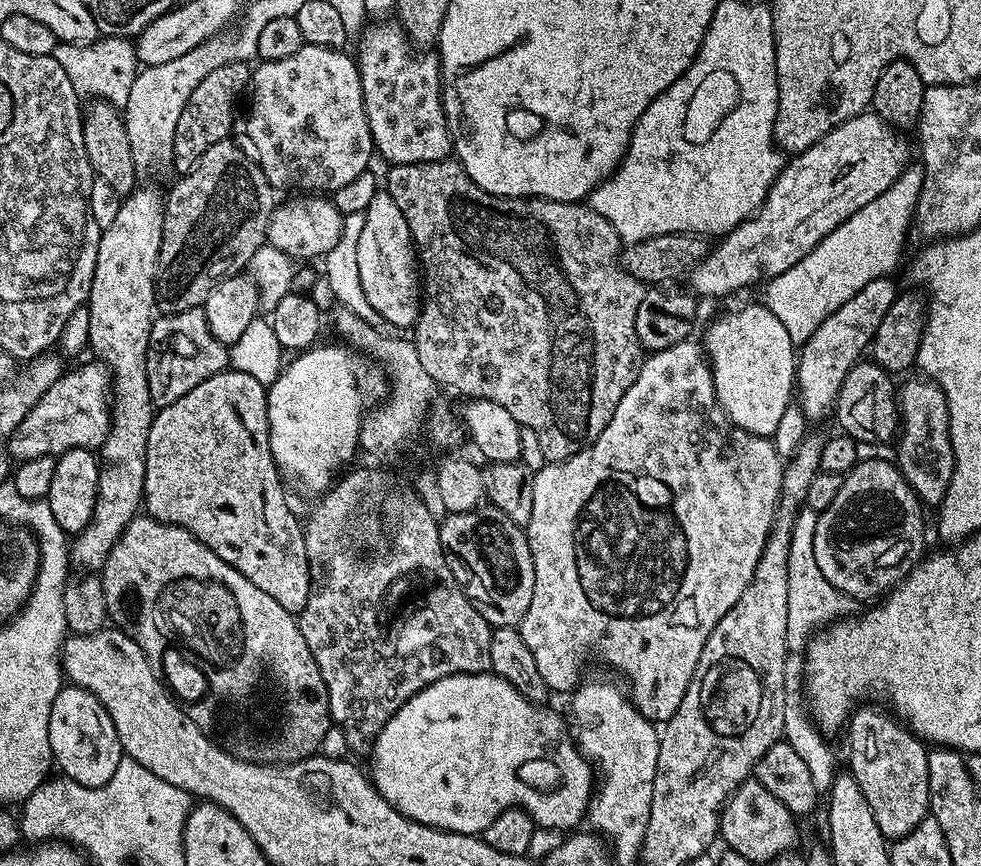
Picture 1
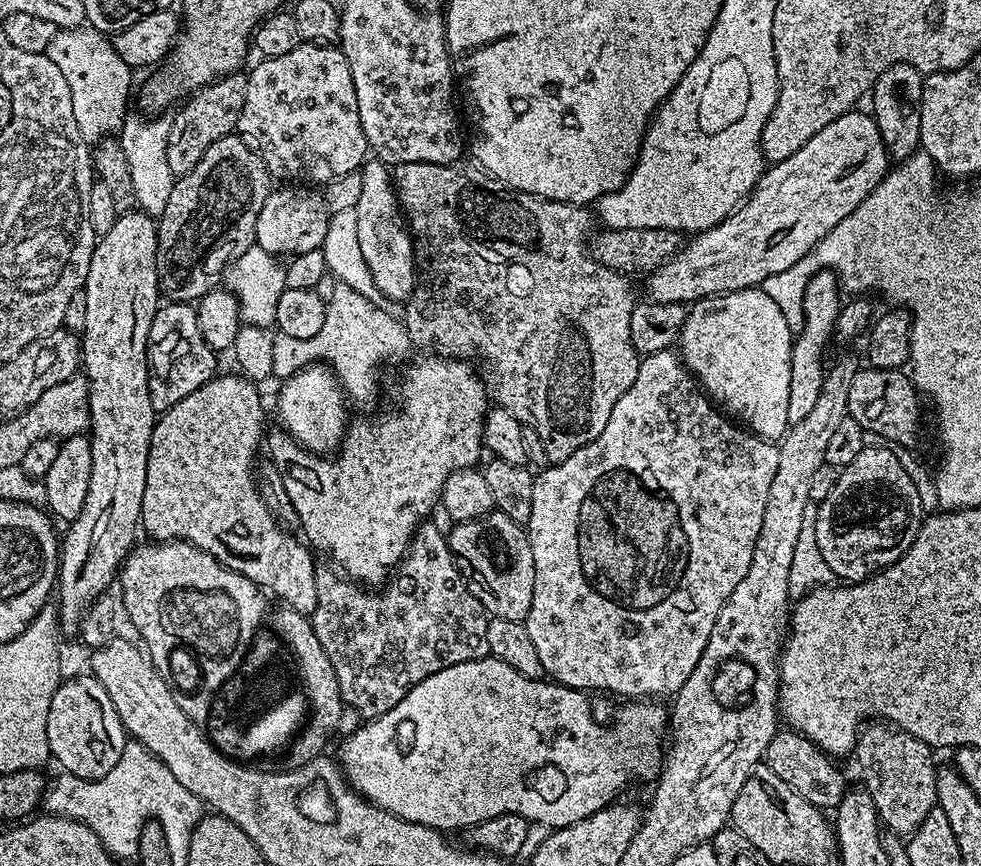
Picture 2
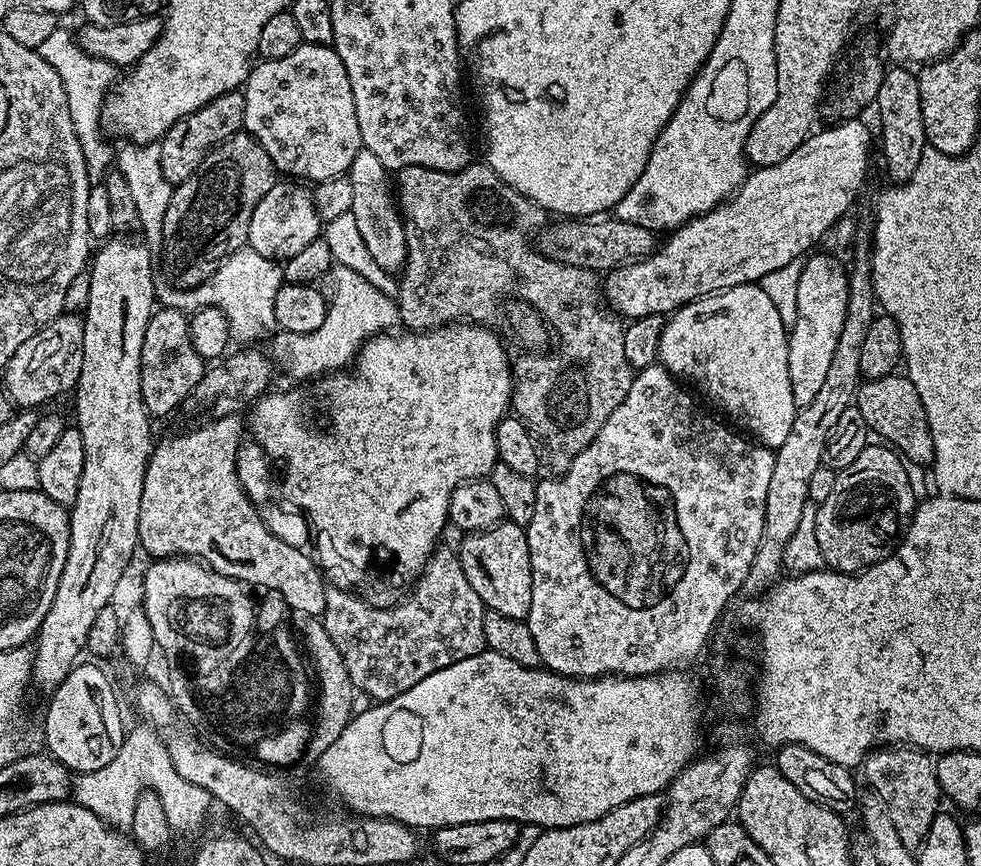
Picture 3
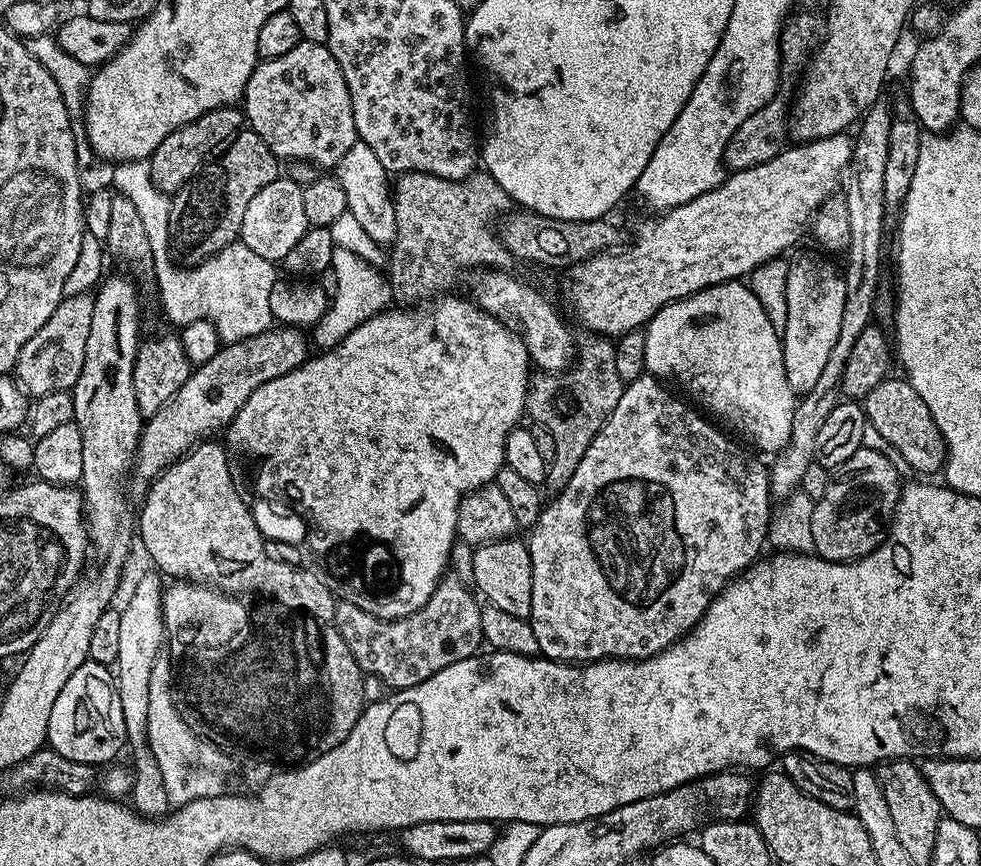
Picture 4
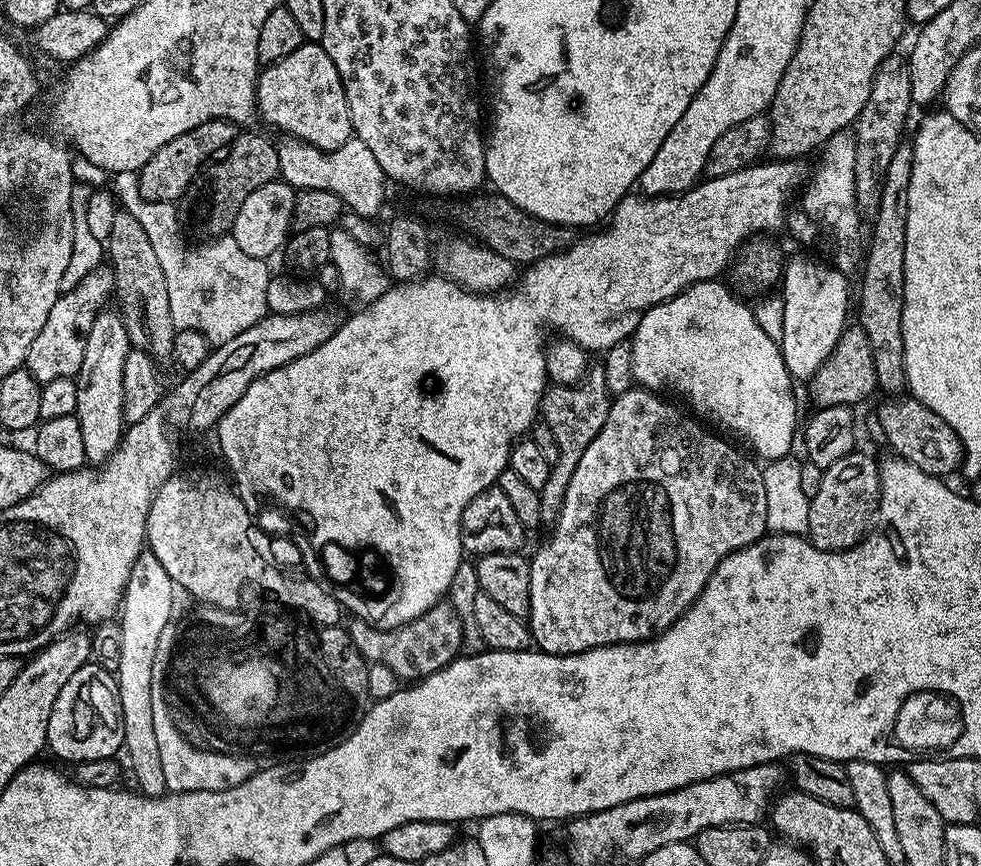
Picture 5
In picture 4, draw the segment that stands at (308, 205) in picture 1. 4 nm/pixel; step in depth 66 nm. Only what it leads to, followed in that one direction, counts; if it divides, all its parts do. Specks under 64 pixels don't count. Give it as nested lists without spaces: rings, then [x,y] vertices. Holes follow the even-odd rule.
[[[281,178],[270,182],[270,186],[262,186],[262,190],[250,198],[246,214],[242,217],[242,230],[238,240],[262,258],[283,262],[286,254],[290,254],[290,250],[298,243],[298,238],[302,238],[309,227],[304,206],[304,188],[291,178]]]

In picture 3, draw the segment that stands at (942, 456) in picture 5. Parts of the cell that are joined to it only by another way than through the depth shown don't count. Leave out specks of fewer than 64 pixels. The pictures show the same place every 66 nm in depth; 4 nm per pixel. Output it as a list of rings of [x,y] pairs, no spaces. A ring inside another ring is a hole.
[[[889,374],[861,385],[856,394],[856,407],[869,429],[875,435],[877,432],[881,436],[877,437],[895,449],[905,461],[931,465],[936,458],[936,447],[922,398],[918,398],[918,390],[914,390],[914,382],[910,382],[907,375],[896,375]]]

